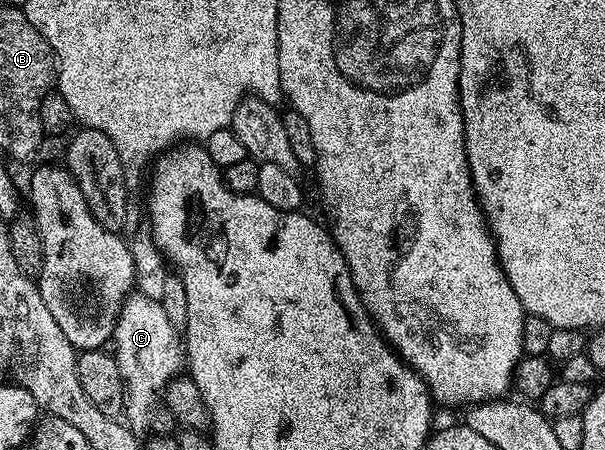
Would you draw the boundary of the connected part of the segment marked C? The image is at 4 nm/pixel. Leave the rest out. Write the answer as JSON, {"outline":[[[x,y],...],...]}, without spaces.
{"outline":[[[137,293],[127,295],[114,322],[112,354],[120,369],[124,392],[124,419],[131,431],[141,433],[150,423],[154,402],[184,367],[184,339],[168,321],[162,300]]]}

